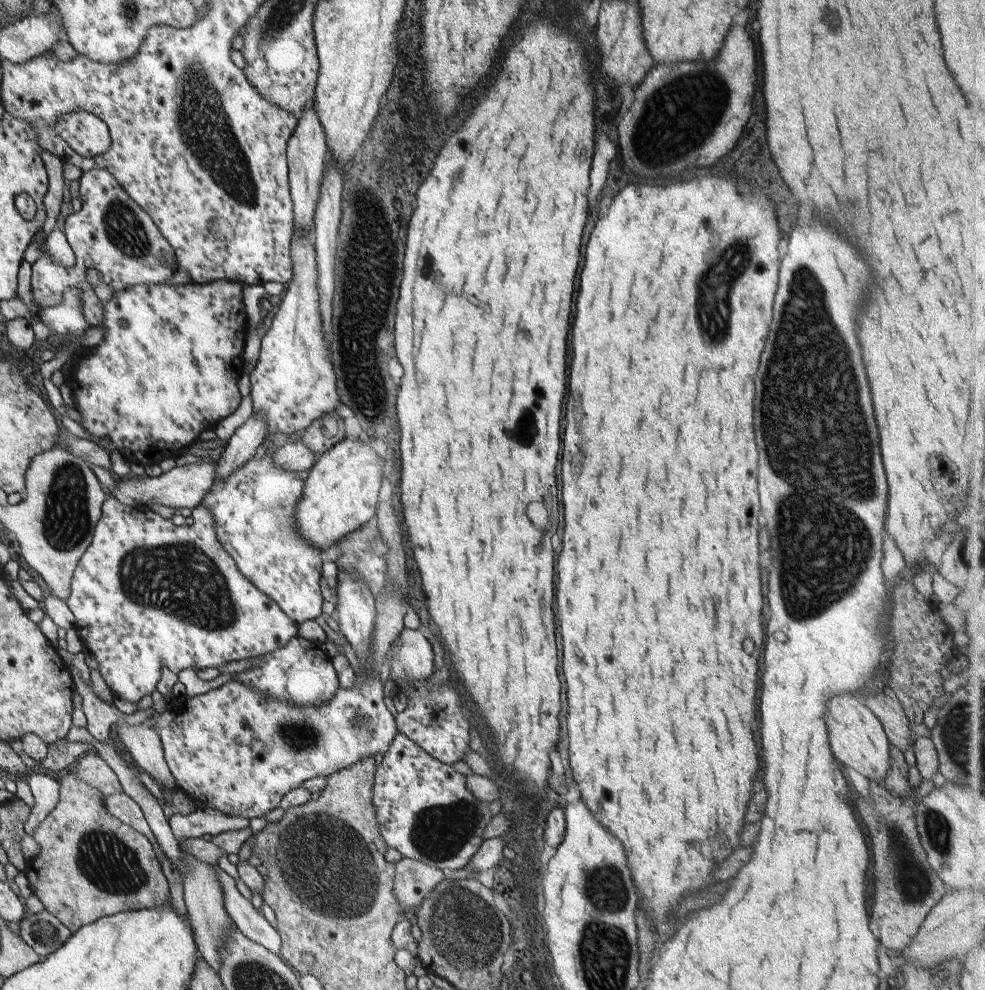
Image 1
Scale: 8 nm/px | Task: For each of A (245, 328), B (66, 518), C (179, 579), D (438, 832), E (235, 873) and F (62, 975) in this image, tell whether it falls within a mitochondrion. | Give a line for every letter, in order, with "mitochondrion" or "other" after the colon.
A: other
B: mitochondrion
C: mitochondrion
D: mitochondrion
E: other
F: other

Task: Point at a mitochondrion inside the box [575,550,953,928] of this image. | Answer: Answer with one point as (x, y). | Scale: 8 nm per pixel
(905, 865)

